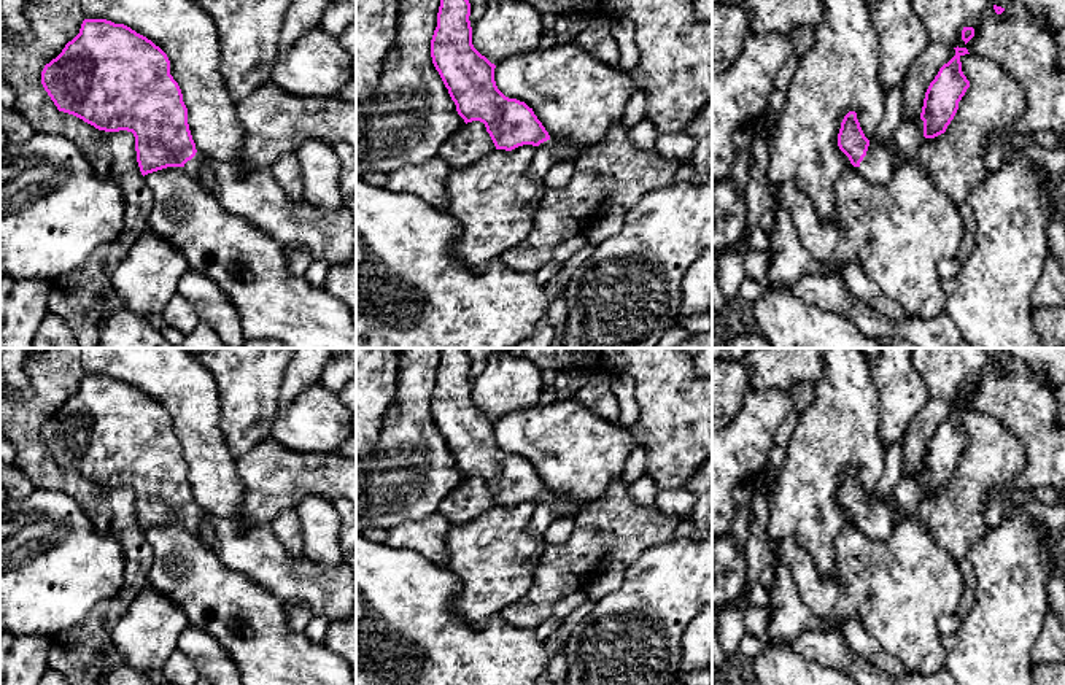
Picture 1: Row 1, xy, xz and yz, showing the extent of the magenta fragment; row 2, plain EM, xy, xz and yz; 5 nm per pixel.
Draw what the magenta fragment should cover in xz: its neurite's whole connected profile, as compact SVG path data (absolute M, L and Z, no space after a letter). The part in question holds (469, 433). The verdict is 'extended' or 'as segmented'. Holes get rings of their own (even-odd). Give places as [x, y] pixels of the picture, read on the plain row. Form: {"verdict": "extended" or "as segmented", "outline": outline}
{"verdict": "extended", "outline": "M440 348L437 383L431 396L431 413L458 470L464 478L485 480L496 505L512 507L536 502L526 523L531 536L544 534L561 517L575 518L585 502L552 496L525 458L505 453L496 442L494 424L472 401L471 359L466 348Z"}

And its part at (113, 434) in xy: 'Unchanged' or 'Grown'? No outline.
Grown

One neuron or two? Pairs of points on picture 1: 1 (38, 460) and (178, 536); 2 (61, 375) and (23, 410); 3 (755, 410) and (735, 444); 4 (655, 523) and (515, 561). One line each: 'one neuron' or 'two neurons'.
1: two neurons
2: one neuron
3: one neuron
4: two neurons

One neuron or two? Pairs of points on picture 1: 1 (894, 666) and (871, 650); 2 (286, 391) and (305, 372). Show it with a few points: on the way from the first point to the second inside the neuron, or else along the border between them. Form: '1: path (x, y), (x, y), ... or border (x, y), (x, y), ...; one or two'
1: path (889, 665), (876, 655); one
2: path (291, 387), (301, 377); one

